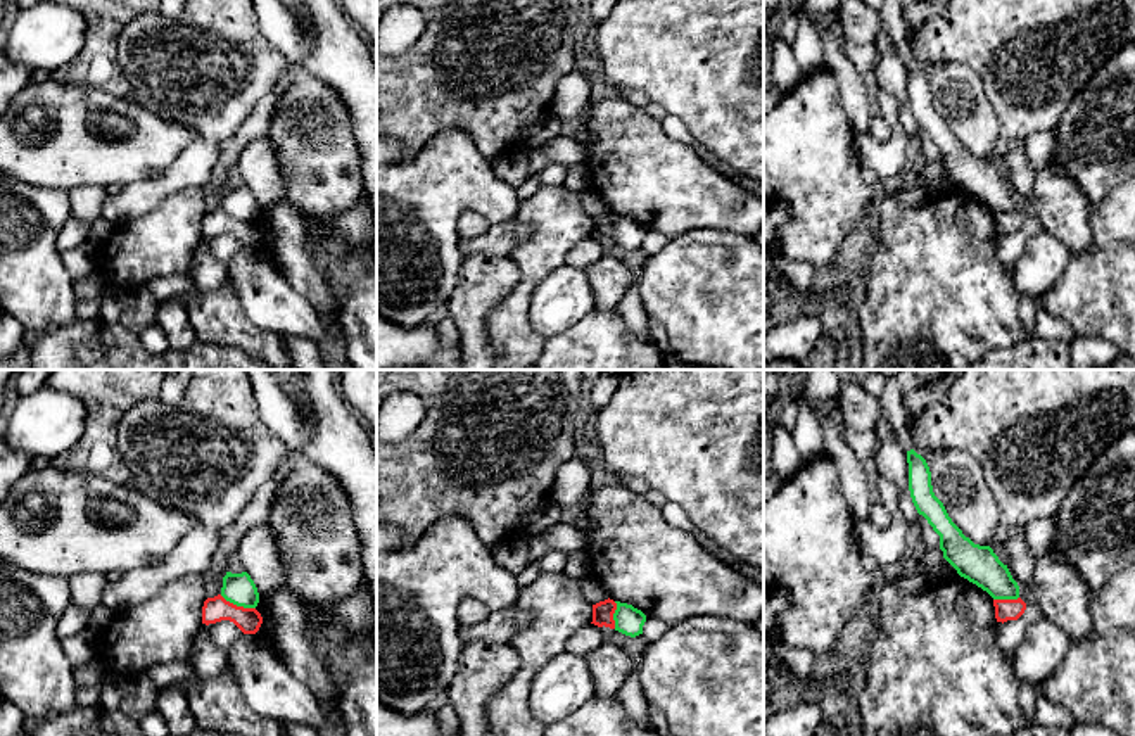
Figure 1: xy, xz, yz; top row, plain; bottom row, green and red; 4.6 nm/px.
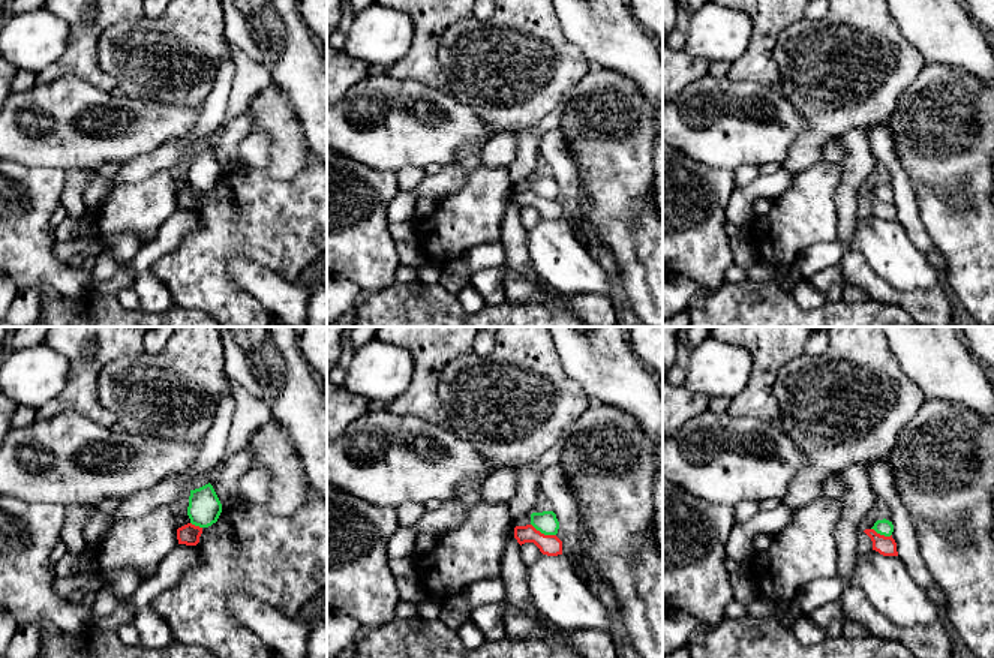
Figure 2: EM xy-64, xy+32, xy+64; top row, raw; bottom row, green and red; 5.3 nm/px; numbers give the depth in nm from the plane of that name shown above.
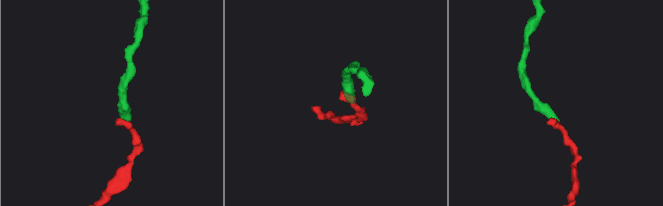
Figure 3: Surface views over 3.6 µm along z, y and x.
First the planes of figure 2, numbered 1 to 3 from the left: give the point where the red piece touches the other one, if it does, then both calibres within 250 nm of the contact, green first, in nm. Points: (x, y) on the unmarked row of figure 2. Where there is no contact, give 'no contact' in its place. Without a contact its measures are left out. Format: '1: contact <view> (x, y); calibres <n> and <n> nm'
1: contact xy-64 (197, 189); calibres 180 and 120 nm
2: contact xy+32 (543, 197); calibres 120 and 110 nm
3: contact xy+64 (882, 198); calibres 80 and 110 nm

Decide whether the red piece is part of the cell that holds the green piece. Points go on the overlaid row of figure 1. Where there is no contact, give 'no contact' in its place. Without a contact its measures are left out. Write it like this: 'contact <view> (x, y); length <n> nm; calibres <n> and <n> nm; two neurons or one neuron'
contact xy (237, 605); length 180 nm; calibres 140 and 120 nm; two neurons

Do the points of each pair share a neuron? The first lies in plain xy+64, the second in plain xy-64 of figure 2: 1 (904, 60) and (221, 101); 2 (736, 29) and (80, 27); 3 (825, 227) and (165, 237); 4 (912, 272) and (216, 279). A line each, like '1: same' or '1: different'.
1: different
2: different
3: different
4: different

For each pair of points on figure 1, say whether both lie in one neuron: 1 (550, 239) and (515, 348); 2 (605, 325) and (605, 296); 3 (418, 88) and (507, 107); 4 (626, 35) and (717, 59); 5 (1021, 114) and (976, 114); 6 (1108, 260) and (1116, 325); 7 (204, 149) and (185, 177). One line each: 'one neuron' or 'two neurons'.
1: one neuron
2: two neurons
3: one neuron
4: one neuron
5: two neurons
6: one neuron
7: one neuron

